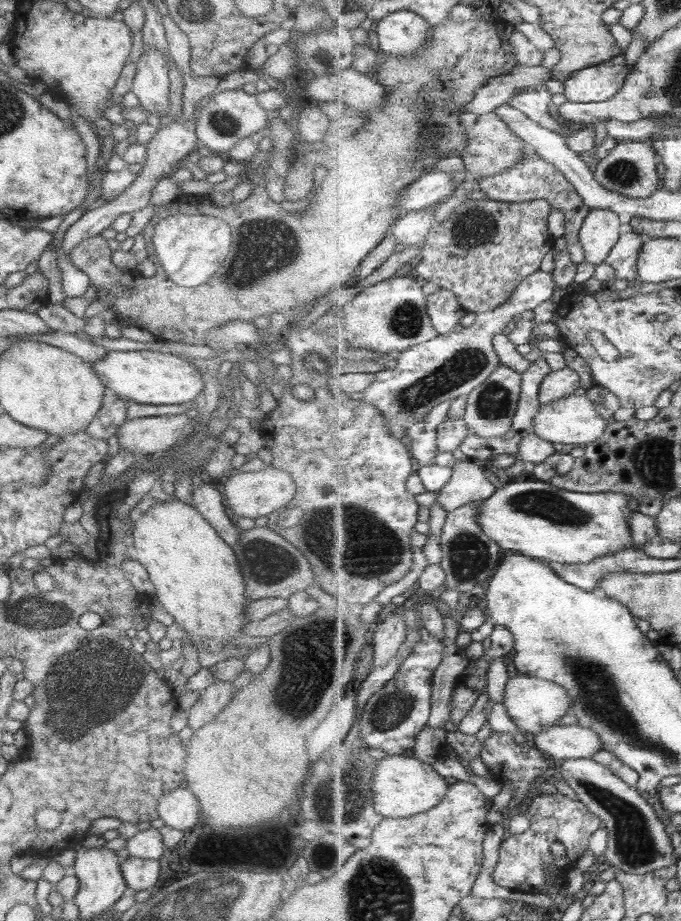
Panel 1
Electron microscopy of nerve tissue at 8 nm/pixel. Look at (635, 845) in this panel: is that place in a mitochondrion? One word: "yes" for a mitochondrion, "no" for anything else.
yes

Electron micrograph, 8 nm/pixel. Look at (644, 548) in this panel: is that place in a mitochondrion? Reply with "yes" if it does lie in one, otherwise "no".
no

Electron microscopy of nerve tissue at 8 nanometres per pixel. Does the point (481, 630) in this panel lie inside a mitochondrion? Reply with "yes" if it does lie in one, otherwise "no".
no

